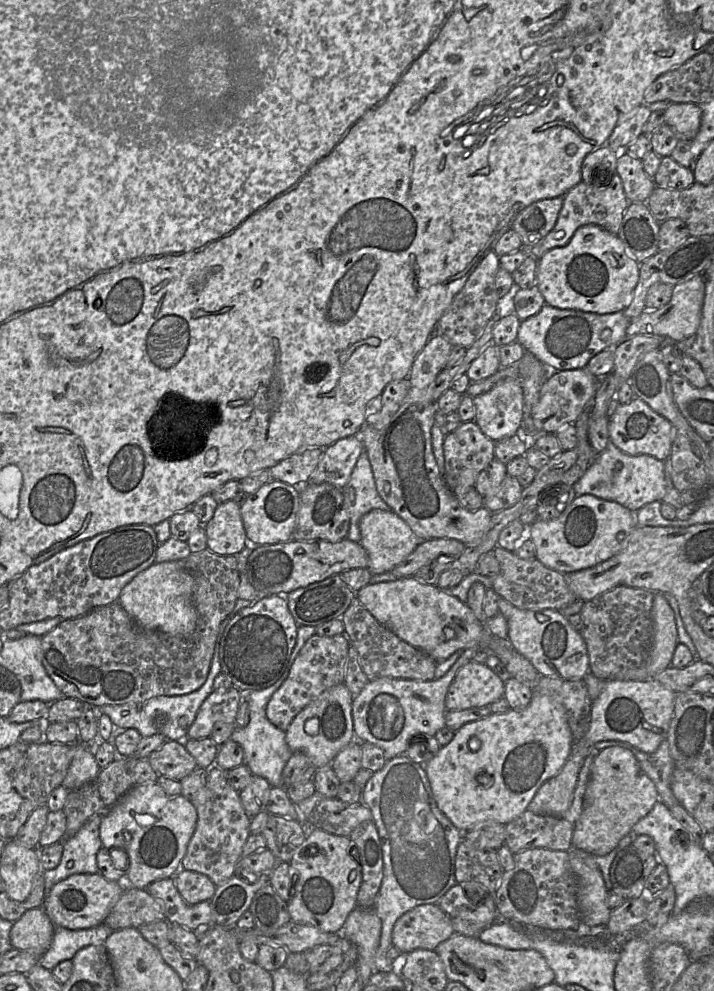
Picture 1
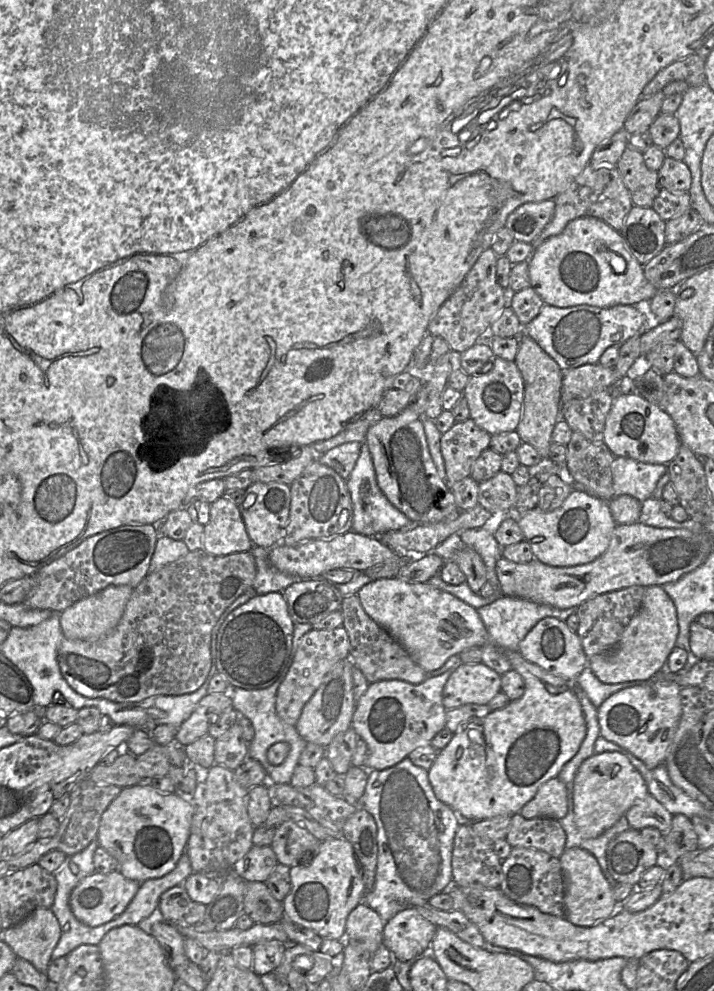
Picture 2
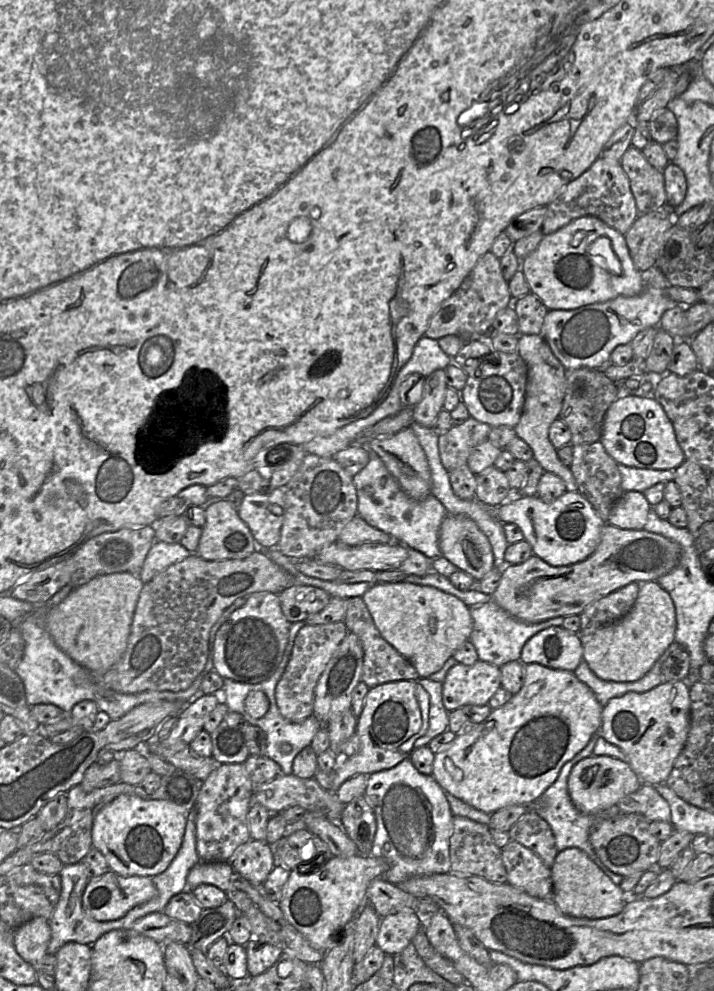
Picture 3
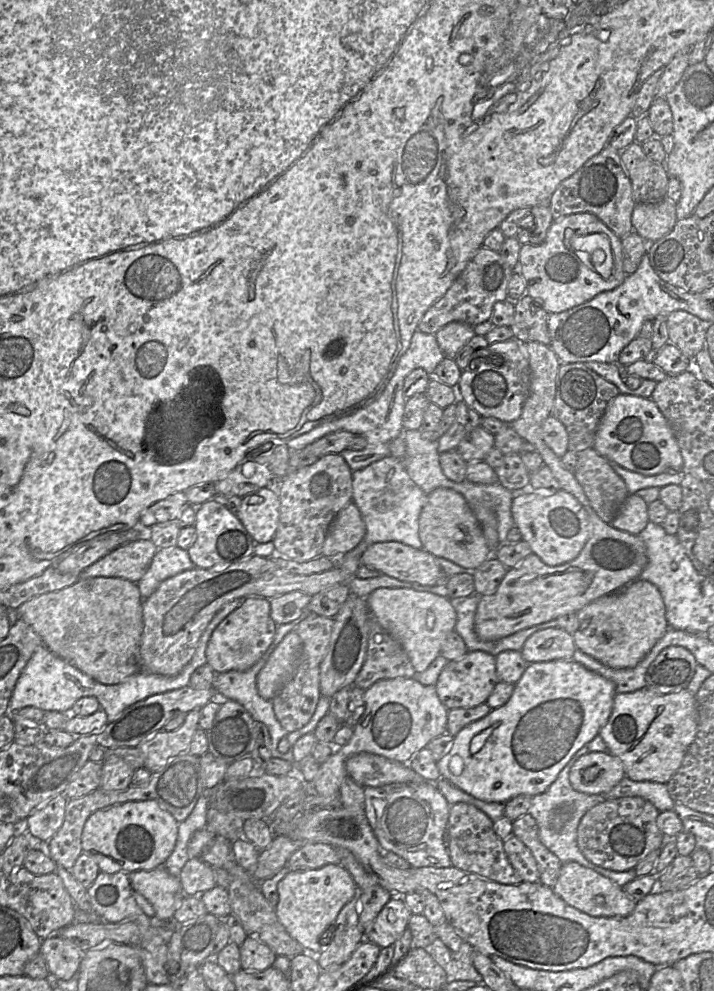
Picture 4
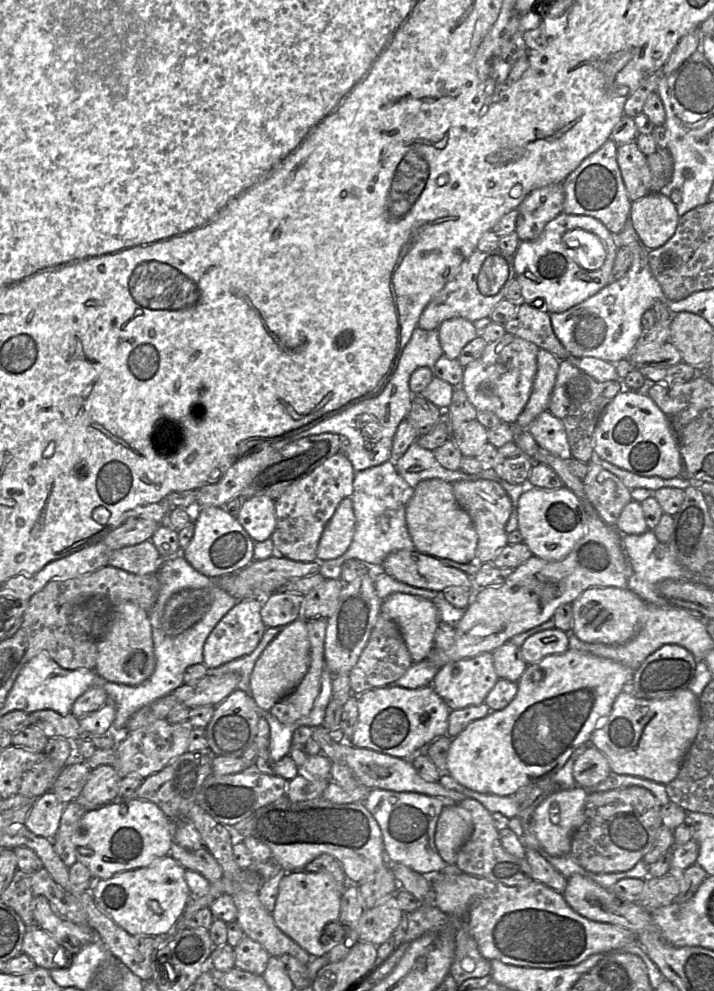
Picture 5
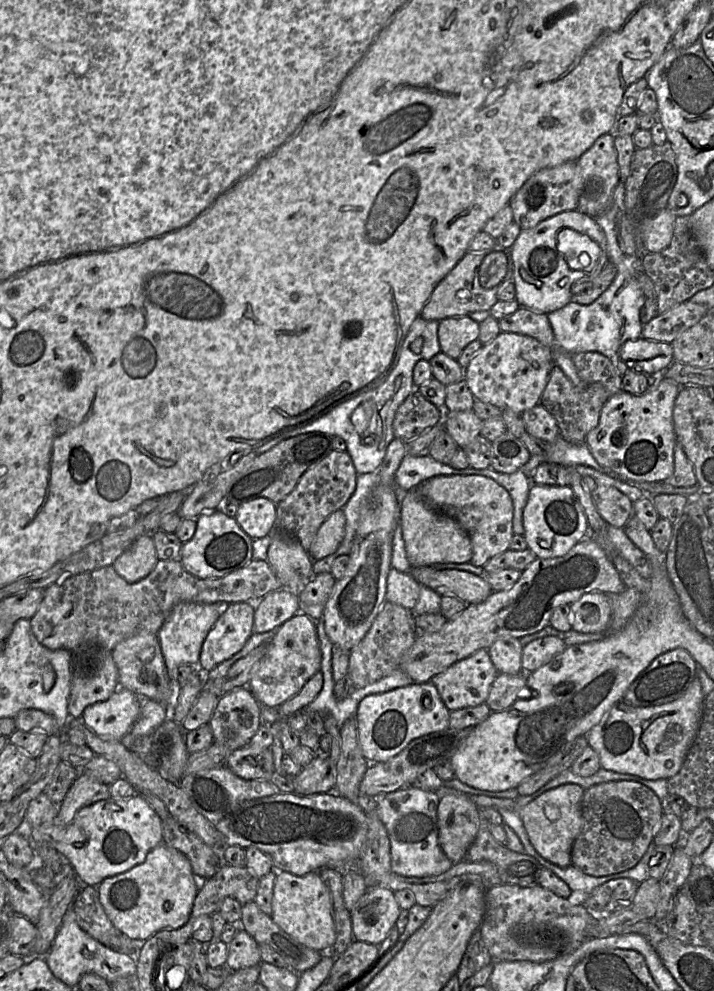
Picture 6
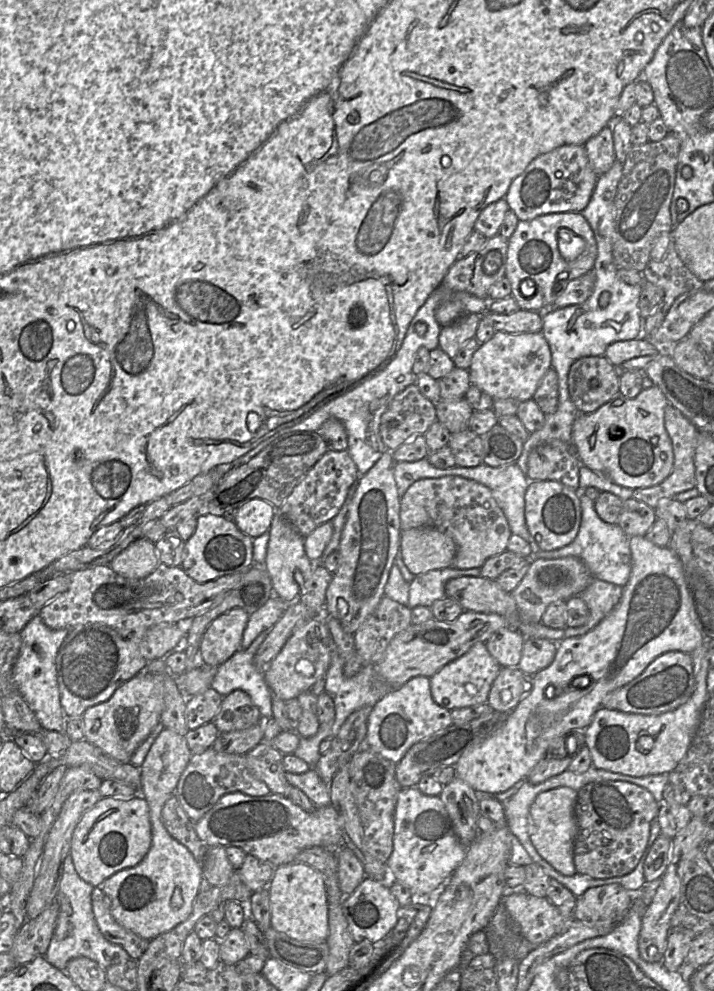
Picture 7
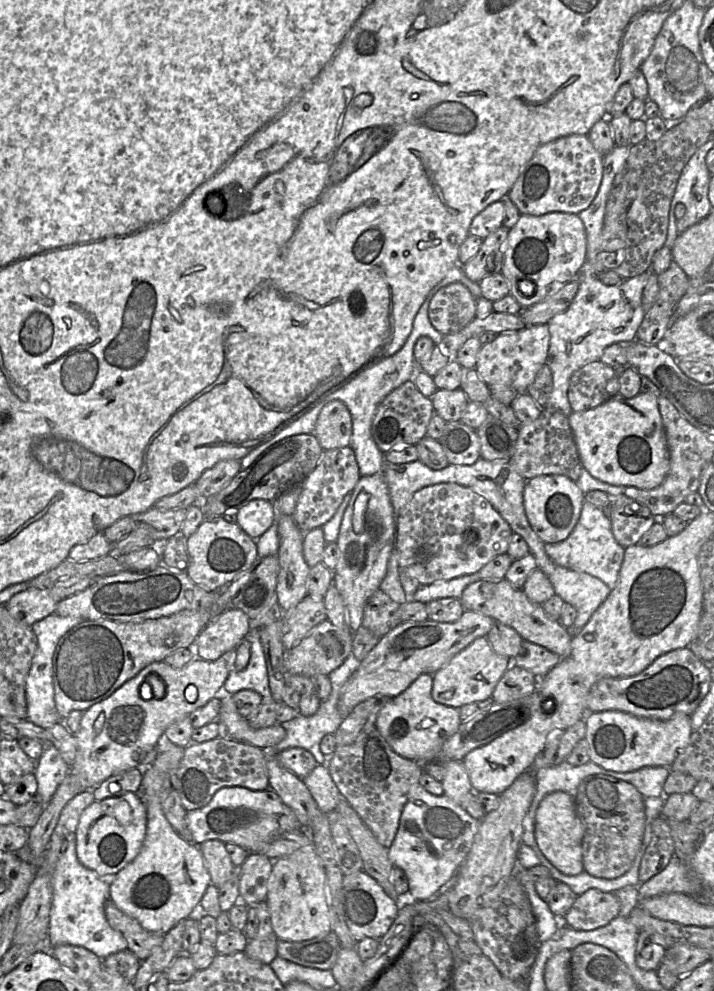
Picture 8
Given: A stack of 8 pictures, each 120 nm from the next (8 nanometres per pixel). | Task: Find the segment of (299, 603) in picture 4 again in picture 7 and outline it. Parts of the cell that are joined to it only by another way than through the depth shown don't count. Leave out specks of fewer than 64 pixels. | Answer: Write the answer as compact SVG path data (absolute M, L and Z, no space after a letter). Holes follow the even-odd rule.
M272 596L261 608L252 613L244 630L240 649L249 648L259 634L269 632L281 618L287 605L277 596Z

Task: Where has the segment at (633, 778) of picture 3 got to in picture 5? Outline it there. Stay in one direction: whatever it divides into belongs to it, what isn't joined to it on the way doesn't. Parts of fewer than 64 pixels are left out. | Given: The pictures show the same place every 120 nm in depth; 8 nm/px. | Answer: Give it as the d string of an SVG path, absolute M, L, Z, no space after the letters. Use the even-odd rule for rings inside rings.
M591 745L576 759L572 771L575 783L583 788L593 788L611 772L606 756Z

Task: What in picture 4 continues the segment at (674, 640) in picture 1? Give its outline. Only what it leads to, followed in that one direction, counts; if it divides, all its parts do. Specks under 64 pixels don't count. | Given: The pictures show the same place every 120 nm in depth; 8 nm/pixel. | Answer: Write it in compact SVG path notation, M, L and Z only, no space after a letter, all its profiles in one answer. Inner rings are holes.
M643 579L594 600L576 615L577 628L572 634L576 648L614 669L635 667L670 628L660 591Z

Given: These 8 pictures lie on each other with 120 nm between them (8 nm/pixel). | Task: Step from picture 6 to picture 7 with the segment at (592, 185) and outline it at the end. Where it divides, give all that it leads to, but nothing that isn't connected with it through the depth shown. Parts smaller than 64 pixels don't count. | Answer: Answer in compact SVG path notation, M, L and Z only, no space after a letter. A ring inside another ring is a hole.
M610 126L603 128L596 136L590 138L584 146L594 172L598 176L608 172L616 161L613 133Z

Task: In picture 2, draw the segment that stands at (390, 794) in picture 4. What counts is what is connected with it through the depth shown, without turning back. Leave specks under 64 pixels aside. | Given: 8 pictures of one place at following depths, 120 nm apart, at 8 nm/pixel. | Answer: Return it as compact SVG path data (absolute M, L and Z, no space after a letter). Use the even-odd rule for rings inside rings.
M408 758L403 759L398 764L384 769L384 770L368 770L368 778L365 787L364 794L360 801L360 806L369 812L377 825L377 842L378 842L378 856L377 856L377 867L375 875L374 887L371 891L364 895L363 902L381 916L384 922L389 921L400 911L409 907L415 907L423 904L427 904L429 899L436 894L439 894L446 890L453 884L452 876L452 851L454 845L454 837L460 824L468 823L463 821L458 814L448 805L441 802L435 795L431 783L428 777L428 771L415 766Z

